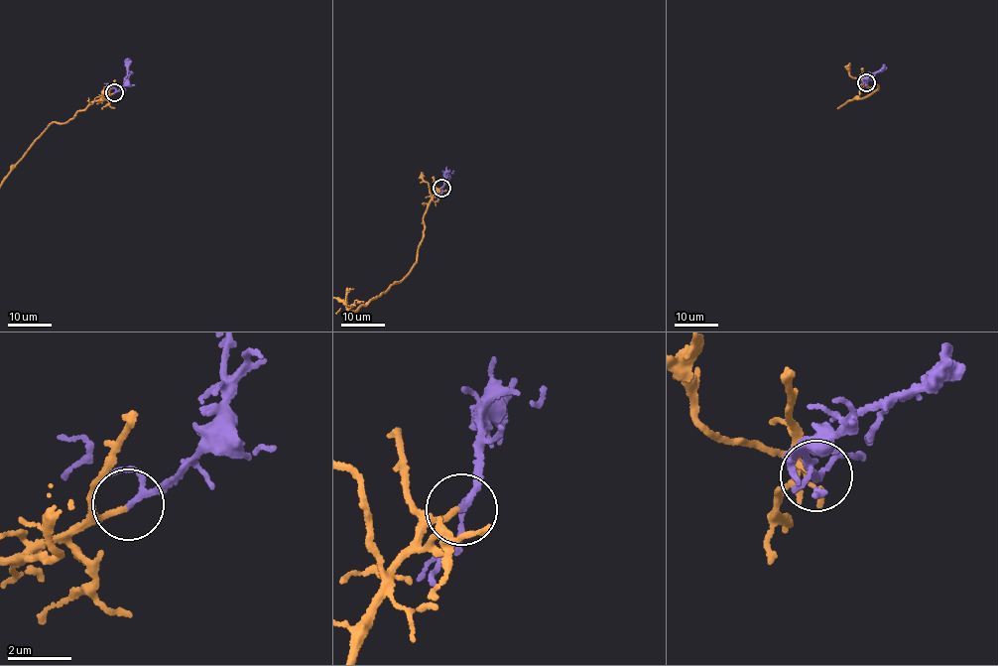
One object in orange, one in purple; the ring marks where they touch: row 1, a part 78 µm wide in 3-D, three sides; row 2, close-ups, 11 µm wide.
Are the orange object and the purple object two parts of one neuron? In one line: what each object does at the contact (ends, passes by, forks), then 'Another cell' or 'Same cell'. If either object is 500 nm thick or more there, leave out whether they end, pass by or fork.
At the ring orange ends. At the ring purple passes by. Same cell

